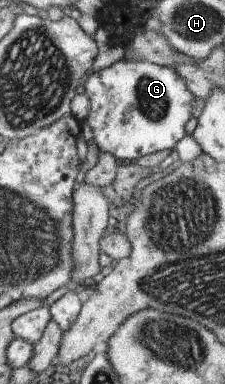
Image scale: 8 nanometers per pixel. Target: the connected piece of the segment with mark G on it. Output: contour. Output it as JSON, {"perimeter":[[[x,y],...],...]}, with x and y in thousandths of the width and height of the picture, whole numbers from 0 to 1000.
{"perimeter":[[[533,151],[493,169],[413,185],[364,216],[360,237],[387,250],[396,284],[373,305],[404,339],[404,362],[440,396],[493,398],[547,424],[724,391],[769,388],[822,349],[822,320],[862,284],[862,247],[836,234],[813,203],[769,177],[649,159]]]}

